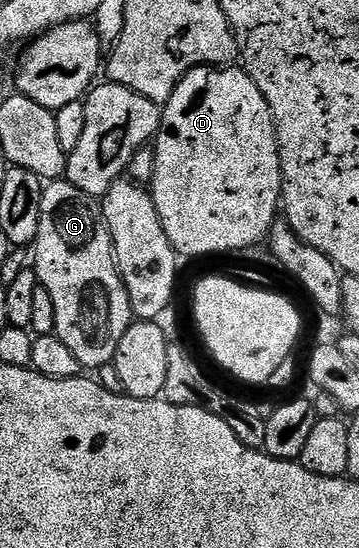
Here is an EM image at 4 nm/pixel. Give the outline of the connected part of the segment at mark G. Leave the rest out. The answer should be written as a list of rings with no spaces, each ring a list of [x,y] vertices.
[[[68,178],[55,179],[46,182],[43,186],[43,205],[39,213],[39,233],[37,239],[31,244],[31,267],[37,273],[38,284],[45,287],[47,293],[51,293],[51,301],[55,304],[55,325],[57,326],[55,334],[63,341],[63,345],[67,345],[67,349],[71,349],[71,353],[75,353],[75,357],[79,357],[82,368],[94,367],[94,369],[100,369],[110,366],[115,353],[119,349],[119,341],[123,341],[123,333],[127,333],[129,324],[134,322],[133,310],[129,304],[127,289],[123,285],[121,275],[117,272],[117,262],[113,260],[113,242],[101,212],[101,204],[94,196],[83,193],[83,189],[79,189],[74,183],[69,182]]]

